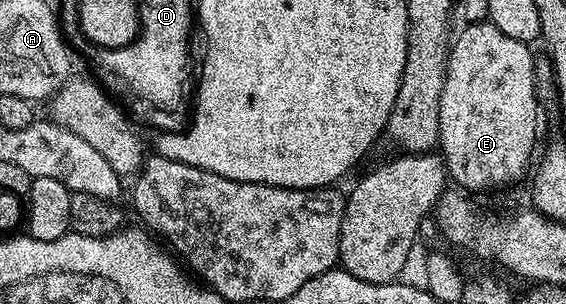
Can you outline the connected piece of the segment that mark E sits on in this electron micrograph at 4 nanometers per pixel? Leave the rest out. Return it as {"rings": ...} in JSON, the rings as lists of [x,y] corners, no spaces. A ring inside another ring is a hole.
{"rings":[[[490,21],[481,23],[467,23],[464,31],[454,36],[451,44],[451,55],[447,59],[447,76],[441,93],[441,113],[439,114],[439,141],[438,150],[441,152],[443,166],[447,168],[447,174],[455,179],[464,192],[487,191],[490,187],[503,187],[506,183],[515,183],[523,174],[528,174],[527,166],[532,166],[535,151],[535,130],[539,127],[539,106],[541,100],[535,90],[535,61],[536,56],[531,55],[532,48],[521,41],[513,41],[513,37],[505,37],[501,29],[497,29]]]}

